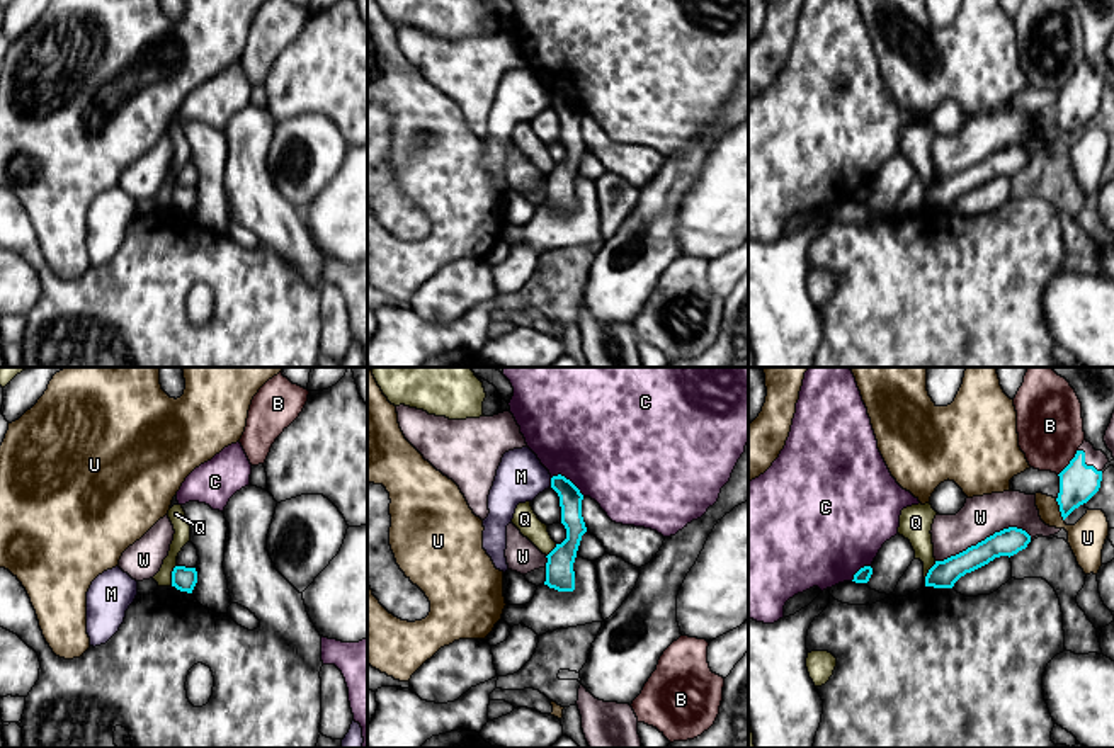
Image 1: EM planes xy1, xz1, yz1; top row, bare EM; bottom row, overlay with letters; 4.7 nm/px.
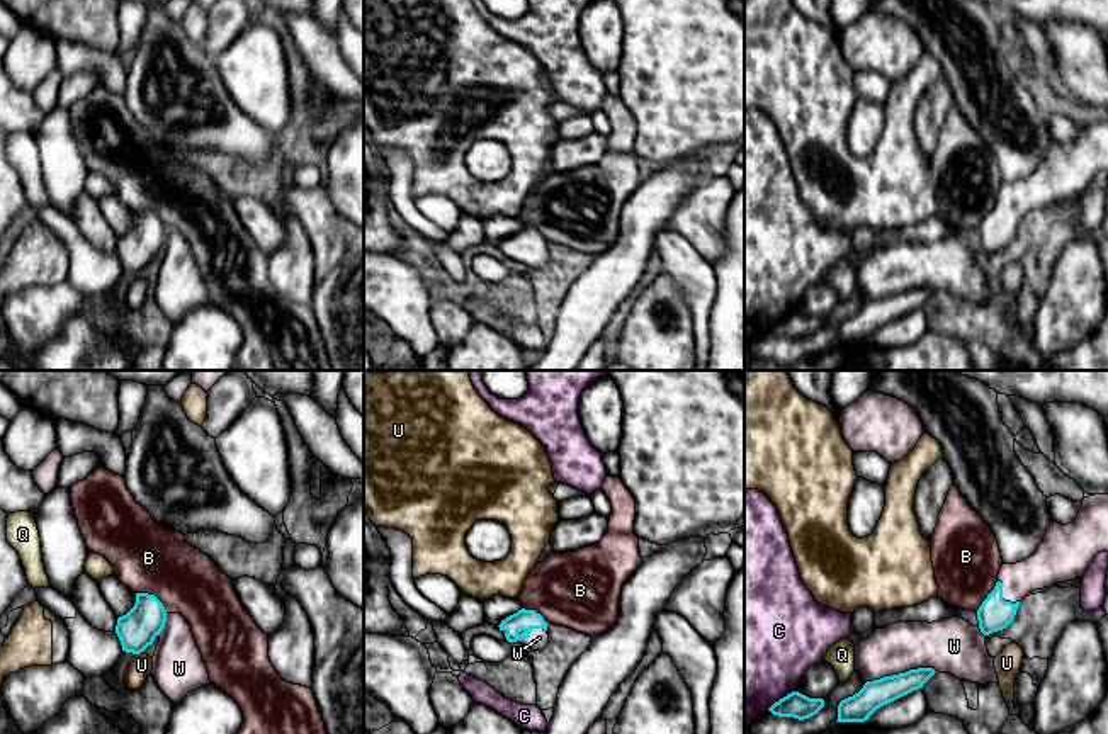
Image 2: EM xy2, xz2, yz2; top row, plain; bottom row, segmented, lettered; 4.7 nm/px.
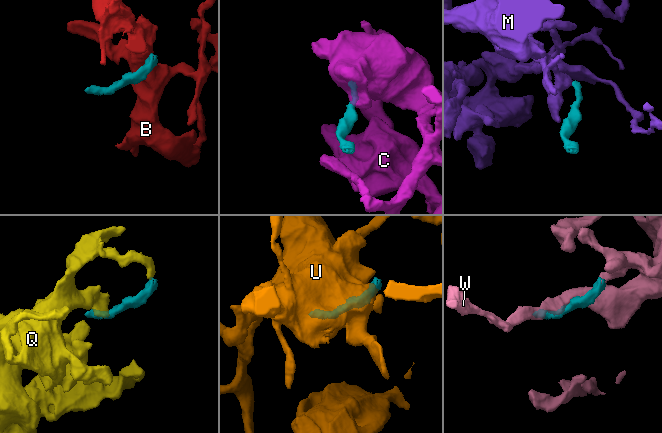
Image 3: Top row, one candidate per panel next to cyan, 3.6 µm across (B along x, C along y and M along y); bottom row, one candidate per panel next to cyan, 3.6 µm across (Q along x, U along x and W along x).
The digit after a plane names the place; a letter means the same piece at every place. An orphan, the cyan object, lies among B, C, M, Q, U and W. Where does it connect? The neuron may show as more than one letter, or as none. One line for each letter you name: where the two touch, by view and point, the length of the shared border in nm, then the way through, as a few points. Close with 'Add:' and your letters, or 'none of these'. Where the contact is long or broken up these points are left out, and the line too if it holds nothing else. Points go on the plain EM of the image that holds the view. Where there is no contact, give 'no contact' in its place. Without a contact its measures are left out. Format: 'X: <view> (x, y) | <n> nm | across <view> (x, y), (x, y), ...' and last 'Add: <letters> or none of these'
W: yz1 (985, 158) | 480 nm
Add: W

